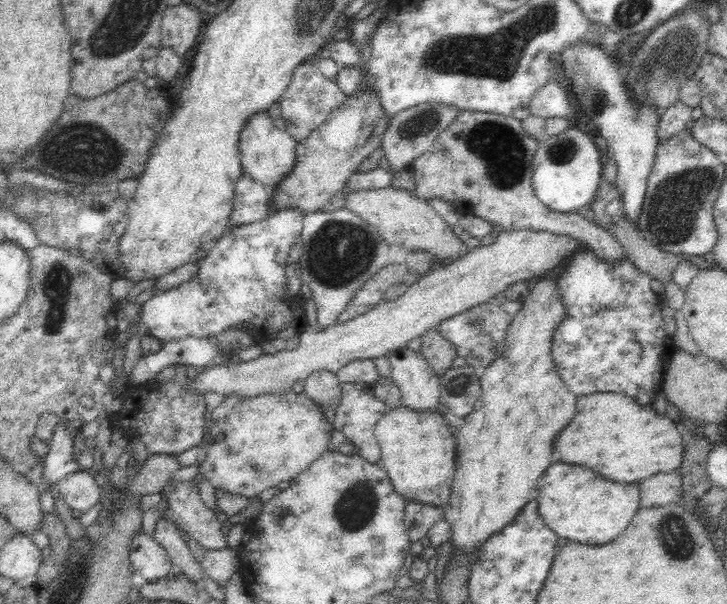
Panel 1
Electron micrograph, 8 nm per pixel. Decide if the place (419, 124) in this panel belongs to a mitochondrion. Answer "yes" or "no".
yes

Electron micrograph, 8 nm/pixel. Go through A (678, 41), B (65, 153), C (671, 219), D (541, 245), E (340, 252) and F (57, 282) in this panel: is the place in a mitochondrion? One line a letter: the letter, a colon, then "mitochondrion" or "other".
A: mitochondrion
B: mitochondrion
C: mitochondrion
D: other
E: mitochondrion
F: mitochondrion

